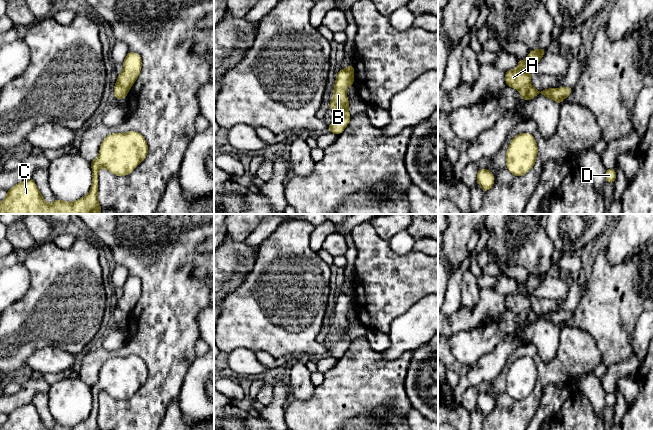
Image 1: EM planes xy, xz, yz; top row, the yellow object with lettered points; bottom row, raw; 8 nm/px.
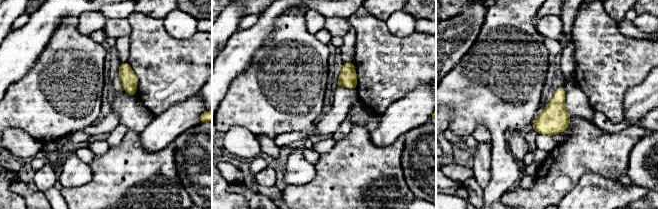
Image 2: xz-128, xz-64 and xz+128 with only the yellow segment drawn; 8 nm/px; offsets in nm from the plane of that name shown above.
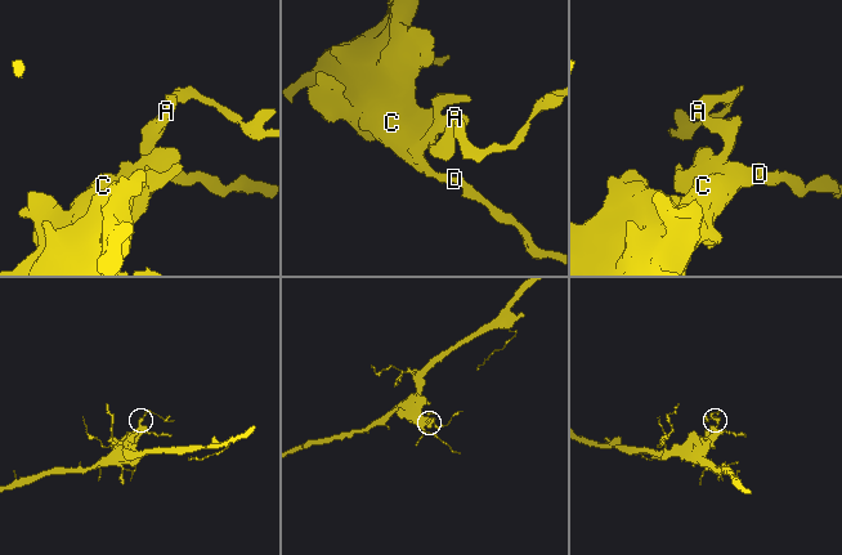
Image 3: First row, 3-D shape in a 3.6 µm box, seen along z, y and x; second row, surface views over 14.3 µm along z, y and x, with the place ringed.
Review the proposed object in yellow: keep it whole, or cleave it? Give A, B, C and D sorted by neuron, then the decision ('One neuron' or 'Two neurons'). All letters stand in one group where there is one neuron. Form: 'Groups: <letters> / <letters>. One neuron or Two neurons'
Groups: A / B C D. Two neurons

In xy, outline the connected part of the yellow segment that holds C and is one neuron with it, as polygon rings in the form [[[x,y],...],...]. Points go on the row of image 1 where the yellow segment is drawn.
[[[135,131],[127,133],[113,133],[104,138],[100,146],[100,152],[96,159],[91,161],[92,166],[92,186],[89,193],[75,202],[65,202],[55,199],[52,204],[48,204],[42,197],[35,182],[32,179],[24,180],[7,191],[5,199],[0,202],[0,214],[100,214],[102,209],[98,202],[98,173],[100,168],[106,168],[112,174],[125,176],[130,174],[147,156],[148,145],[144,137]]]

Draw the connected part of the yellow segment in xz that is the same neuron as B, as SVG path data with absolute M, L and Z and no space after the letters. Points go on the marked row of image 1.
M344 69L340 70L336 76L333 99L329 103L329 110L340 108L341 115L332 124L326 125L333 134L341 134L351 119L348 110L349 100L346 95L346 90L352 84L354 84L354 80L352 79L351 74Z

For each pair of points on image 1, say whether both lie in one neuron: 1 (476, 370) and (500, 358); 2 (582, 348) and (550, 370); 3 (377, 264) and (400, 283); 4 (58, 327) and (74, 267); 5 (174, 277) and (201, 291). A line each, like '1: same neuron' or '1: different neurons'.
1: same neuron
2: same neuron
3: same neuron
4: same neuron
5: same neuron

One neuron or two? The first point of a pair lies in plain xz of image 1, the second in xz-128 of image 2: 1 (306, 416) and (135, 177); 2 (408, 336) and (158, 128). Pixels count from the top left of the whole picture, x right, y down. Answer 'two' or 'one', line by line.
1: one
2: one

